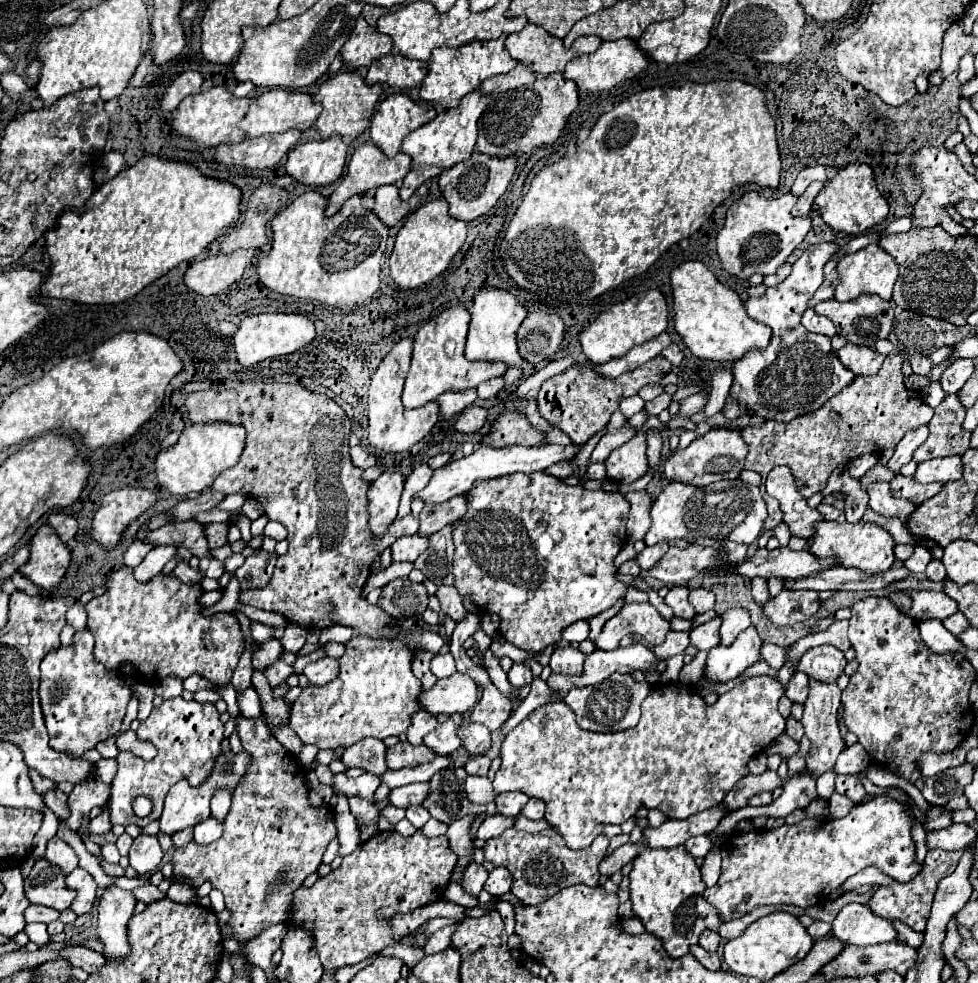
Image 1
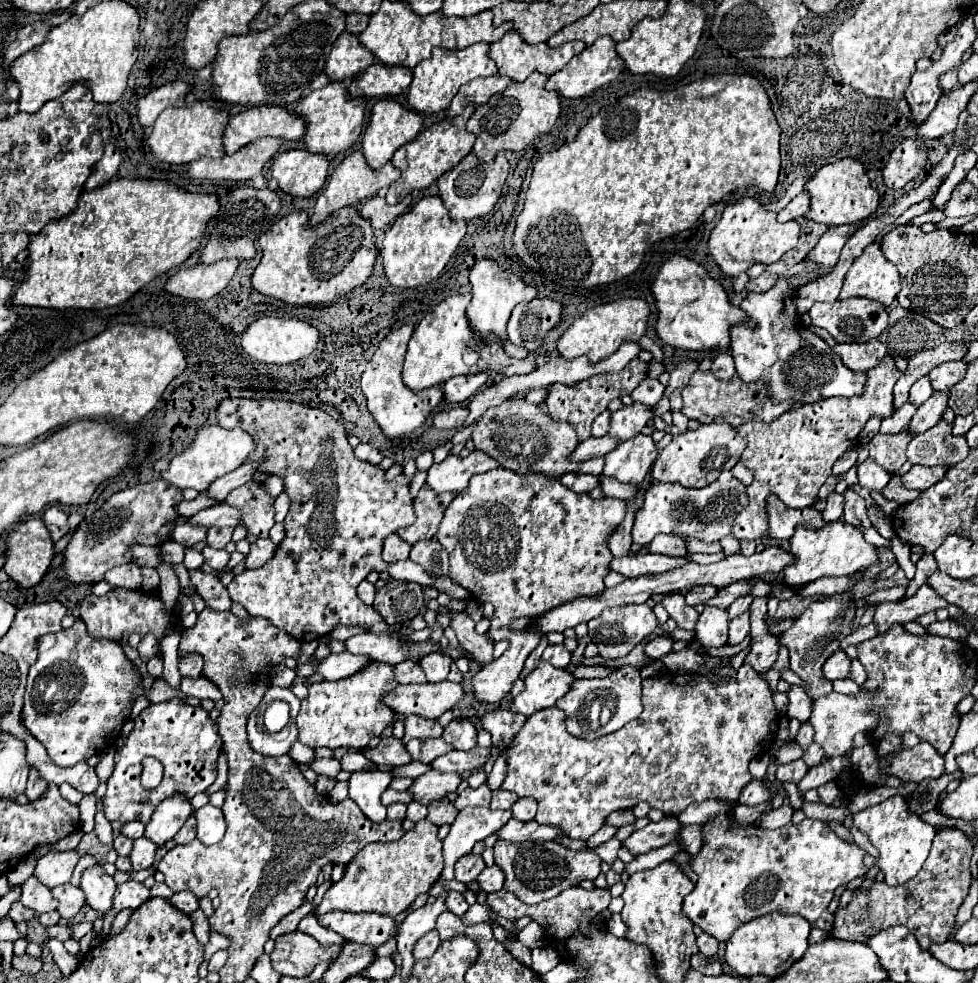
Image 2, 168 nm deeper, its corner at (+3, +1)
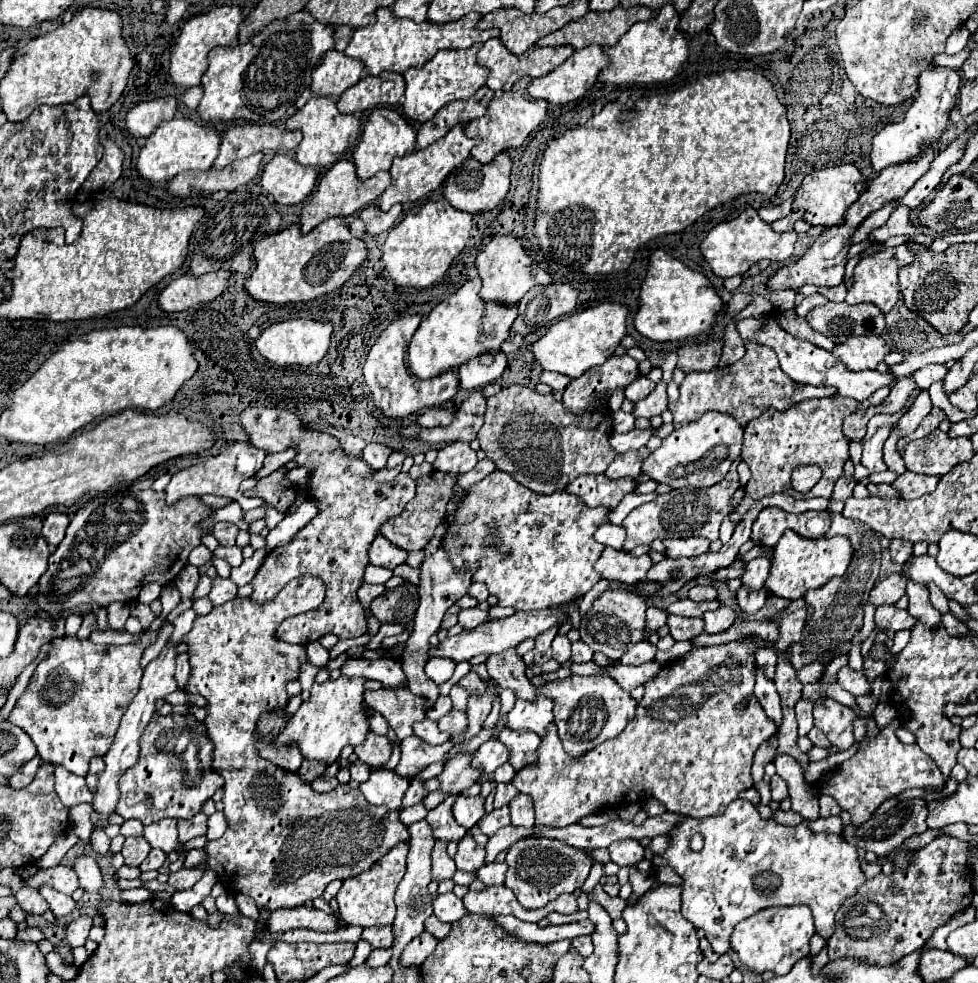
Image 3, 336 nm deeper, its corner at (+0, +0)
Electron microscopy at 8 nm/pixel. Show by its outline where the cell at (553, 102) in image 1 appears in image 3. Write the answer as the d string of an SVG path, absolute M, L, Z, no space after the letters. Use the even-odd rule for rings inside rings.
M515 88L509 92L497 92L495 98L487 106L487 114L471 120L465 126L465 136L481 140L471 150L471 156L475 160L479 160L481 164L487 164L487 162L491 162L491 158L495 158L495 154L499 154L507 148L521 146L525 142L525 138L545 120L545 116L547 116L547 104L543 100L533 100L525 88Z

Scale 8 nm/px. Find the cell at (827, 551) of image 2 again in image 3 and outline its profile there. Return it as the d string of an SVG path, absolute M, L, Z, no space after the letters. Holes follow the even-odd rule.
M785 530L777 546L773 548L771 570L769 570L769 578L765 580L765 588L779 598L787 598L787 600L803 598L807 590L821 588L829 578L845 574L851 556L853 556L853 548L845 536L807 540L795 534L793 530Z

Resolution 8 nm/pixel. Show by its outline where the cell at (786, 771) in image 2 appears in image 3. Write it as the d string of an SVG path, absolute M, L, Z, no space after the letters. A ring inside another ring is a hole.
M775 774L775 776L771 778L769 786L771 786L771 798L773 798L773 800L781 802L783 798L787 798L787 796L789 796L789 792L787 792L787 784L785 784L785 780L783 780L781 776L777 776L777 774Z

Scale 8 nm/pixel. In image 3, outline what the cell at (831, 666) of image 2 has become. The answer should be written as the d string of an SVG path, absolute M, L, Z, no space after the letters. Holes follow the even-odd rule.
M845 666L845 668L839 670L837 682L841 684L841 688L845 688L847 692L851 692L853 696L865 696L871 690L871 686L869 686L863 670L851 670L849 666Z

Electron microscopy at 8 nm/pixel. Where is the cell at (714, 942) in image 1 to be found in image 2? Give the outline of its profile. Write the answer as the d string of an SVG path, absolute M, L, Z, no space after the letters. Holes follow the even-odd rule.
M702 933L696 943L698 943L698 947L700 947L700 953L706 955L706 957L716 955L716 951L718 951L718 941L716 941L714 937L708 937L708 933Z

